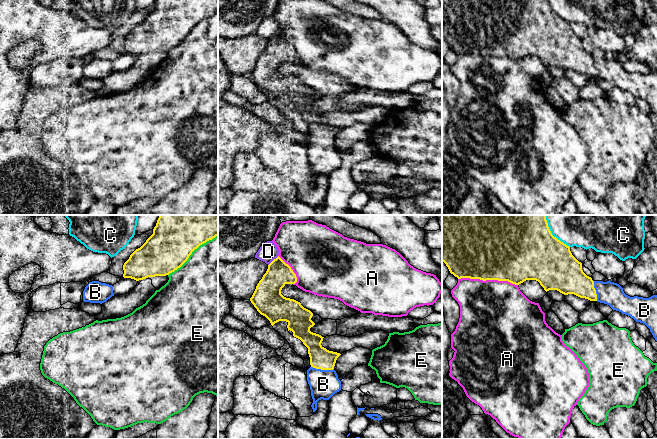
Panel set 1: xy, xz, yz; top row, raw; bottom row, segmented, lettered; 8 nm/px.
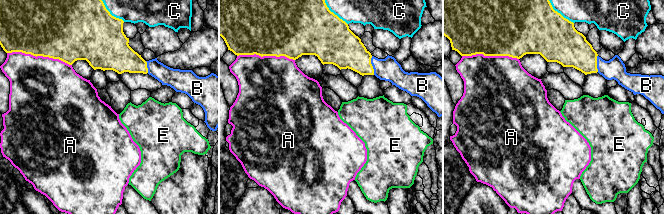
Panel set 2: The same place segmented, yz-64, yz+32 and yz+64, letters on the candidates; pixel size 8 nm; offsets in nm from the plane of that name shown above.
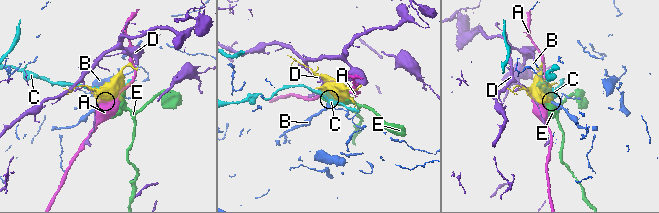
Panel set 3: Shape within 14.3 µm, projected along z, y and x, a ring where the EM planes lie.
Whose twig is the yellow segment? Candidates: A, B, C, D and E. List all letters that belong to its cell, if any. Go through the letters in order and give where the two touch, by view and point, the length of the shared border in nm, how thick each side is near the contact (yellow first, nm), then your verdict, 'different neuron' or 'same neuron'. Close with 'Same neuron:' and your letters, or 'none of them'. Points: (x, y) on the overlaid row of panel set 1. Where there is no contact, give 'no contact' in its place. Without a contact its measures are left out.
A: yz (488, 279) | 480 nm | 500/480 nm | different neuron
B: xz (322, 369) | 190 nm | 180/220 nm | same neuron
C: yz (551, 233) | 320 nm | 500/480 nm | different neuron
D: xz (273, 260) | 120 nm | 200/150 nm | different neuron
E: xy (191, 253) | 500 nm | 420/500 nm | different neuron
Same neuron: B

